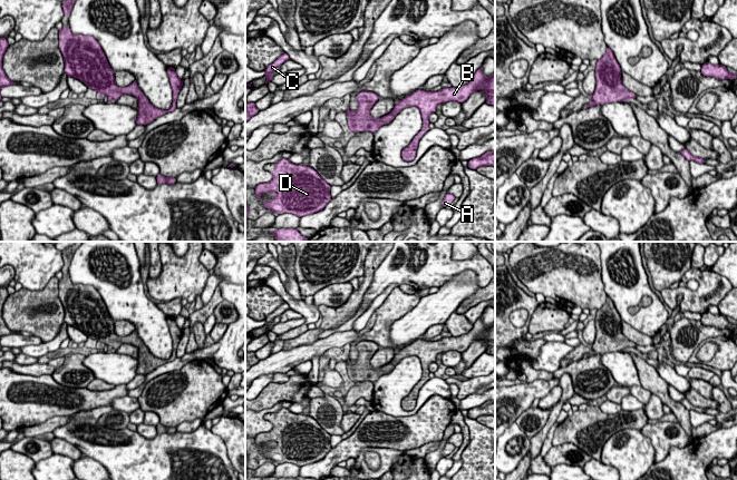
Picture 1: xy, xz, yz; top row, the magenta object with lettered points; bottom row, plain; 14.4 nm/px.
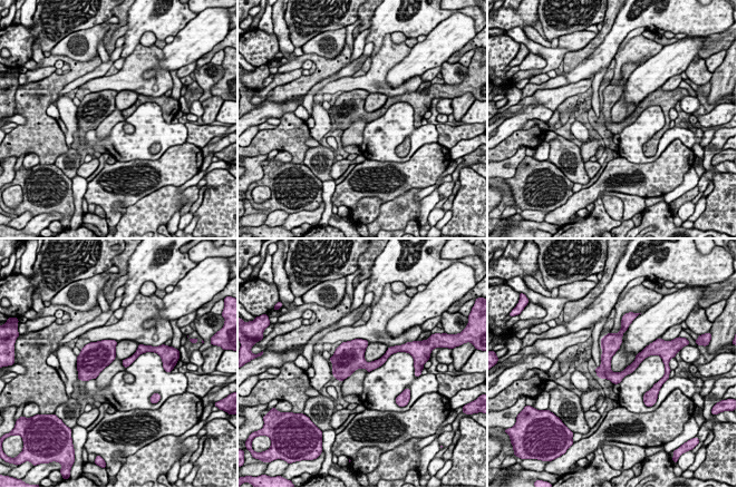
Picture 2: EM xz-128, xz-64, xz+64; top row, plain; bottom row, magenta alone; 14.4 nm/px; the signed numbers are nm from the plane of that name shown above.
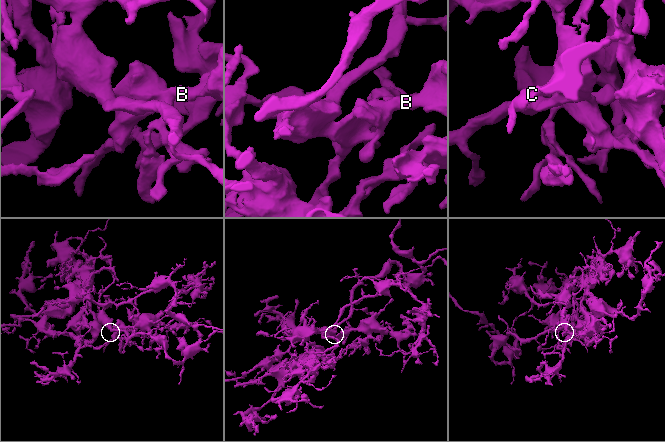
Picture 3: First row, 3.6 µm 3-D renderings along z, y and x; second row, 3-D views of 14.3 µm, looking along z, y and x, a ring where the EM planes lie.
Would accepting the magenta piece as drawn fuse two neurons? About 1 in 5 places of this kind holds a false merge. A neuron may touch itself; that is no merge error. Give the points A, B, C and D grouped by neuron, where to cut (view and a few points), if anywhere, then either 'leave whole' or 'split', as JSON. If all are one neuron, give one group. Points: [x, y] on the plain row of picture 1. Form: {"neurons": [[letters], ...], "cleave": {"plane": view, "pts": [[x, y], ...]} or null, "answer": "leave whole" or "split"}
{"neurons": [["A", "B", "C", "D"]], "cleave": null, "answer": "leave whole"}

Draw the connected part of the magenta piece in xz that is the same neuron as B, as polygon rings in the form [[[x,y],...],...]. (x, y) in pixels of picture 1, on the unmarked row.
[[[482,316],[474,323],[473,329],[465,335],[458,337],[443,337],[438,341],[416,340],[395,353],[394,359],[381,368],[372,368],[370,360],[380,347],[376,342],[361,341],[357,343],[357,361],[353,363],[349,355],[346,360],[348,365],[349,382],[370,381],[375,383],[381,375],[389,373],[398,362],[406,356],[417,356],[420,360],[424,376],[413,388],[410,393],[403,399],[401,405],[406,411],[415,409],[418,391],[429,380],[429,365],[436,362],[437,355],[447,351],[464,352],[476,340],[486,342],[486,353],[495,354],[495,322],[492,326],[485,326]]]

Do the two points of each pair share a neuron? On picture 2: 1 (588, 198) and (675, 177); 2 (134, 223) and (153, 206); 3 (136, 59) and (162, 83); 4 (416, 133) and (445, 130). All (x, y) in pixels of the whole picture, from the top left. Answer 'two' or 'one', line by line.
1: one
2: one
3: one
4: two

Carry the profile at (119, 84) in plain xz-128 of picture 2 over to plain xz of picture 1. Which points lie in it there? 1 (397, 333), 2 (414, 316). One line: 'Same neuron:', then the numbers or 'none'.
Same neuron: none

